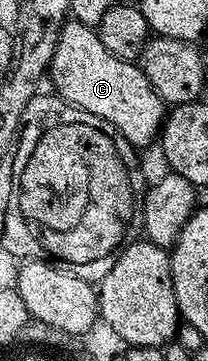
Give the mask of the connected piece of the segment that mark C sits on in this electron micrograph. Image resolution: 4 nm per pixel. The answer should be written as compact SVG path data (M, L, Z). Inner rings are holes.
M69 21L61 28L51 64L51 79L52 75L53 83L57 86L56 94L60 98L115 125L115 129L119 129L119 133L123 133L134 148L142 149L160 136L167 104L159 97L151 81L147 81L140 66L128 59L115 57L115 53L111 53L103 41L99 41L92 26Z

